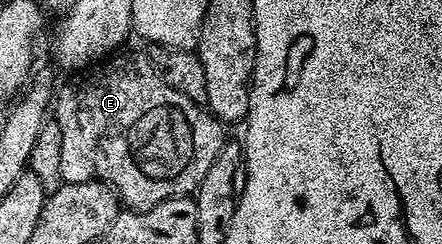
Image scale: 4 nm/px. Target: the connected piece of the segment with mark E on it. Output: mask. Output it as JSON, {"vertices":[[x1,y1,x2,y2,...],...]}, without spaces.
{"vertices":[[118,53,116,56,102,61,99,68,97,68,101,70,94,69,92,72,89,72,94,72,94,74,87,75,78,86,63,87,61,95,58,98,56,95,55,98,55,120,59,124,59,132,63,132,63,152,61,153,62,179,65,182,91,182,94,180,106,182,108,186,112,186,116,190,118,199,130,211,136,212,138,210,155,208,157,204,166,202,168,198,183,198,192,195,203,180,203,176,207,176,207,168,211,168,211,164,215,164,215,156,219,156,219,152,225,147,227,135,225,135,226,127,218,119,214,118,212,113,202,103,192,102,190,98,183,96,183,92,171,88,171,84,164,82,161,75,157,73,157,67,153,65,146,55,144,58,141,54,125,53]]}

